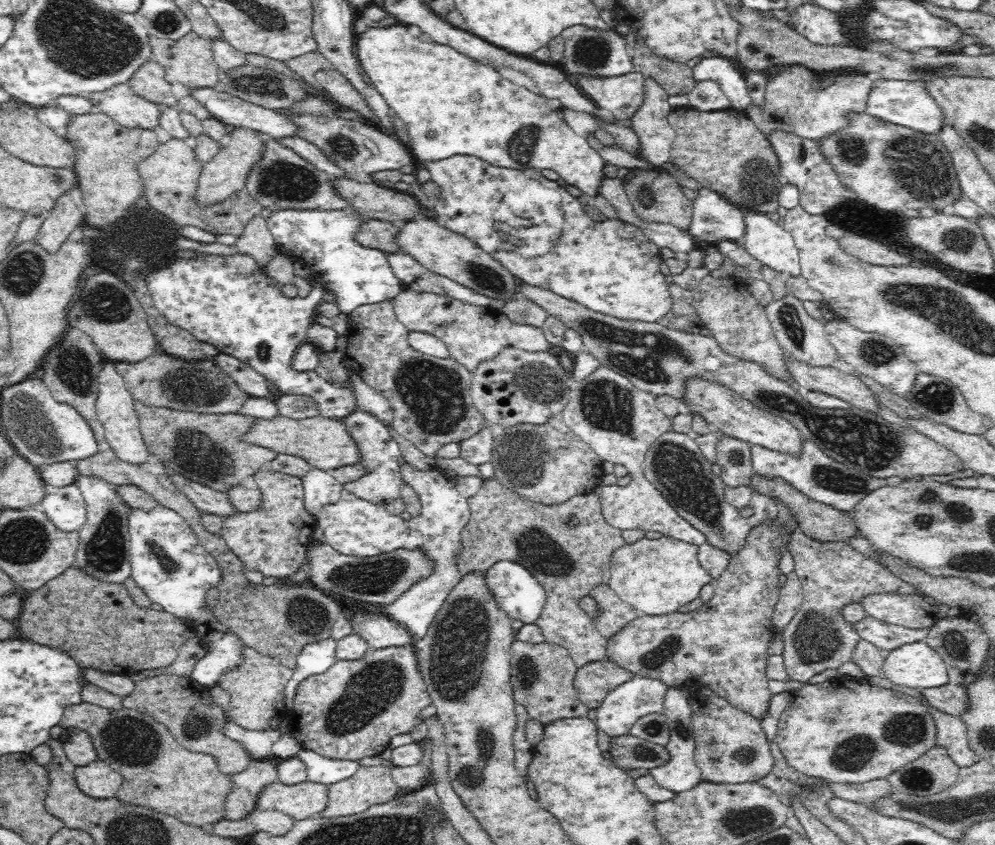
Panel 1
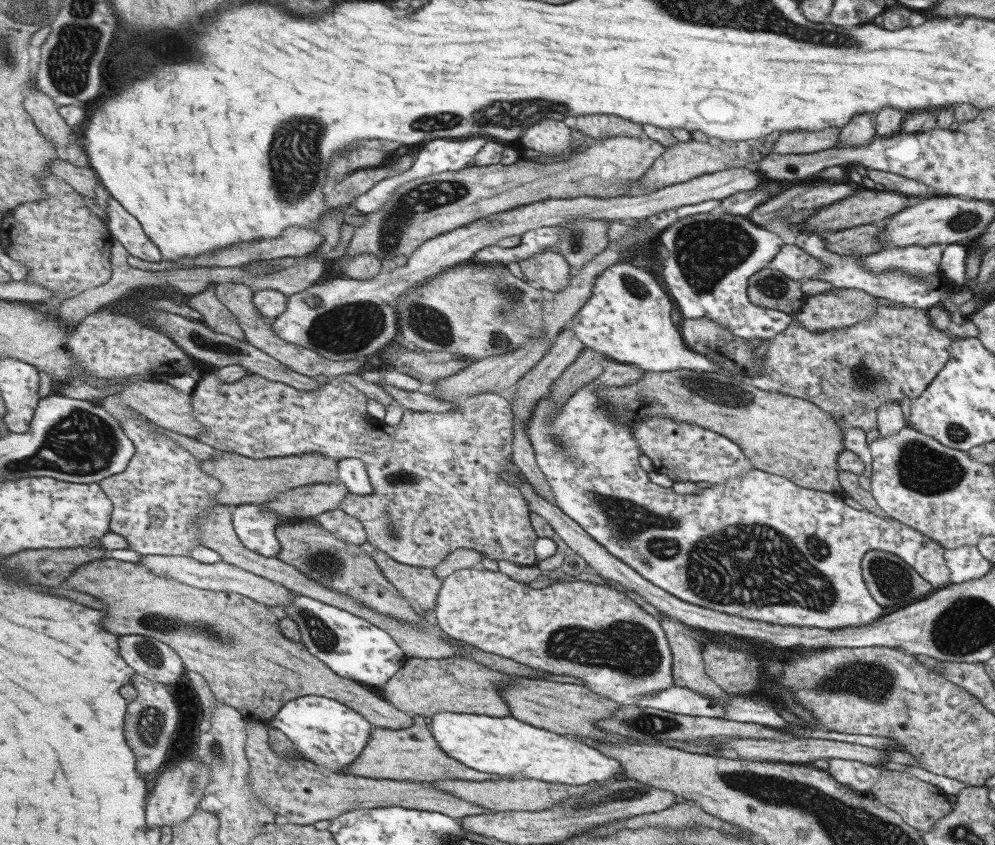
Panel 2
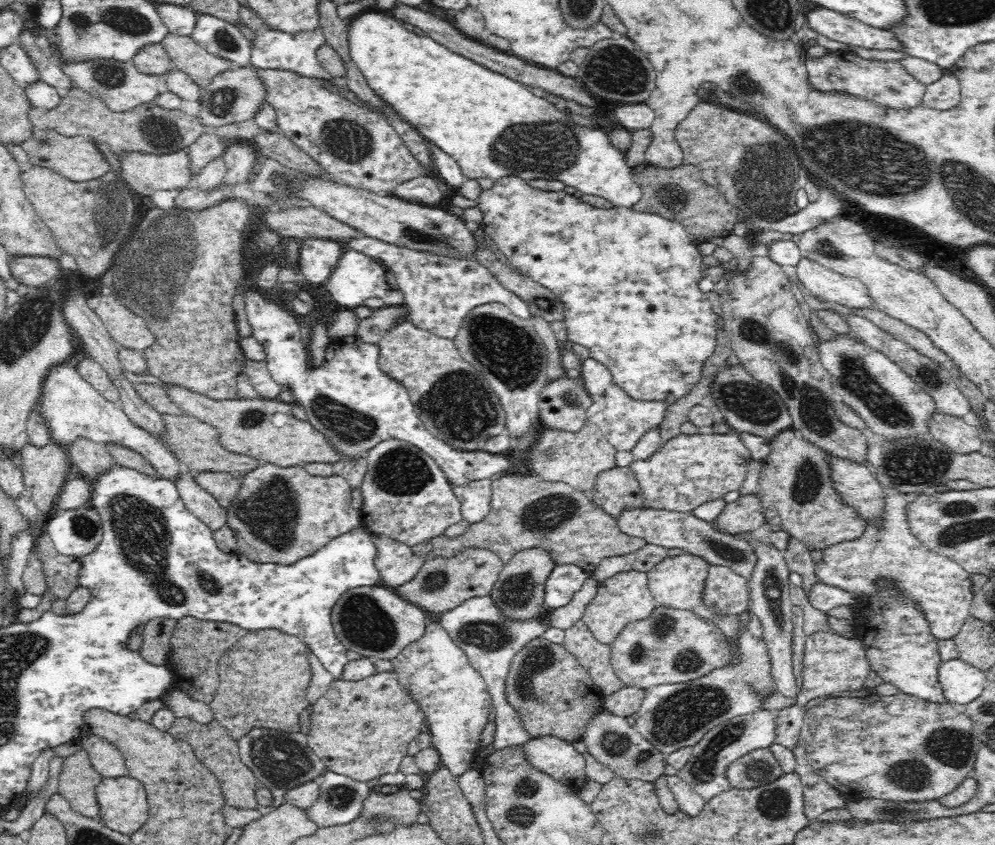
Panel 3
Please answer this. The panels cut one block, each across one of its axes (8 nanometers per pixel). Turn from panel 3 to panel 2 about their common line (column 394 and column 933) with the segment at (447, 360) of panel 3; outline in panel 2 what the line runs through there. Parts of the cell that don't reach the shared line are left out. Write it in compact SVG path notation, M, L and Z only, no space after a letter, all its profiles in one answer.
M879 306L877 312L875 312L873 316L869 316L867 320L861 320L861 322L857 322L857 324L853 324L853 326L843 326L843 328L835 328L835 330L825 330L825 332L809 332L803 324L799 324L797 320L793 320L791 326L789 326L783 334L777 334L777 336L773 336L773 338L753 338L753 340L751 340L753 348L761 350L761 352L763 352L763 358L767 358L767 362L765 362L765 370L757 370L757 372L755 372L753 376L749 376L749 378L751 378L751 382L753 382L753 386L755 386L757 390L767 390L769 394L787 394L787 396L791 396L791 398L803 398L803 400L807 400L807 402L813 402L815 406L819 406L821 410L825 410L827 414L831 414L831 418L837 422L837 426L839 426L843 432L849 430L849 428L861 428L861 430L867 434L869 430L877 430L877 426L879 426L877 412L879 412L879 408L881 408L885 402L897 402L897 404L899 404L903 398L913 400L913 398L919 398L919 396L929 388L929 384L937 378L937 374L947 366L947 362L949 362L949 350L951 350L953 342L955 342L955 338L951 338L951 336L947 336L945 332L937 330L935 326L931 326L931 318L929 318L927 310L919 310L919 308L905 308L905 310L901 310L901 308Z

